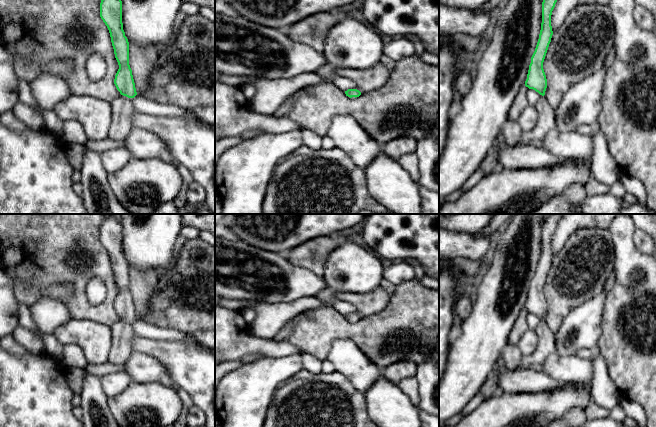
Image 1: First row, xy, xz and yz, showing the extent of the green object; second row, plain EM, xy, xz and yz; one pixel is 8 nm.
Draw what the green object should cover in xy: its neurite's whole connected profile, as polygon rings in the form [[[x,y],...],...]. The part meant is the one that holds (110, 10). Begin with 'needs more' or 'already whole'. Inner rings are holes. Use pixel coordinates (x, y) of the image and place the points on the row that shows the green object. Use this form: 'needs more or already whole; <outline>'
needs more; [[[101,0],[100,17],[107,26],[119,69],[114,84],[120,96],[111,102],[112,121],[108,137],[121,142],[132,130],[134,109],[132,99],[137,95],[132,70],[129,65],[129,42],[122,23],[122,1]]]

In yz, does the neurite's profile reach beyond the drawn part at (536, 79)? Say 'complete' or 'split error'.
split error

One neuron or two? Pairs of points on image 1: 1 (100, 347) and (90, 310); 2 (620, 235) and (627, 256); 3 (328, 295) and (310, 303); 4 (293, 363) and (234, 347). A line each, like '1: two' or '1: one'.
1: two
2: one
3: two
4: two

